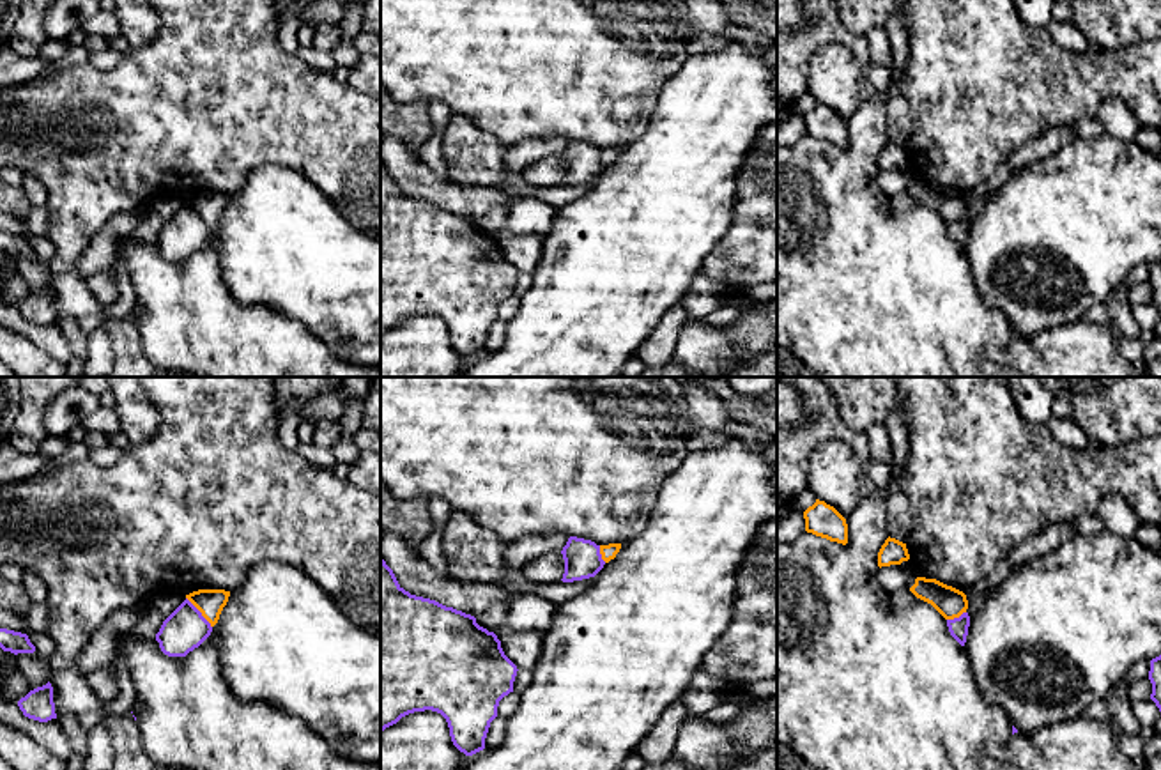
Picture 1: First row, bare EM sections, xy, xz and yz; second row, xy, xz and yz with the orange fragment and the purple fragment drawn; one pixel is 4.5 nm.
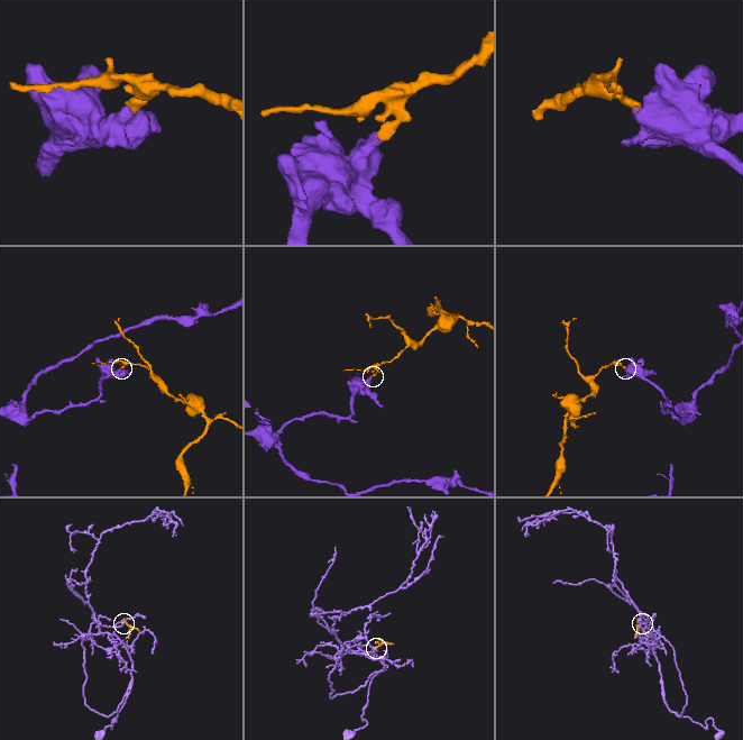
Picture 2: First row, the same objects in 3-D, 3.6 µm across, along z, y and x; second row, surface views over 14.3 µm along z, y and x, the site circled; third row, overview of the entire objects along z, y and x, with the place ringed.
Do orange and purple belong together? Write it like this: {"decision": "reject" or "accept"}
{"decision": "reject"}

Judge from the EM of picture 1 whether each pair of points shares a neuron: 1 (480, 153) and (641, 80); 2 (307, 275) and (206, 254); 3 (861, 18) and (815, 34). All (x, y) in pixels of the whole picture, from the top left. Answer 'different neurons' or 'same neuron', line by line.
1: different neurons
2: different neurons
3: different neurons

